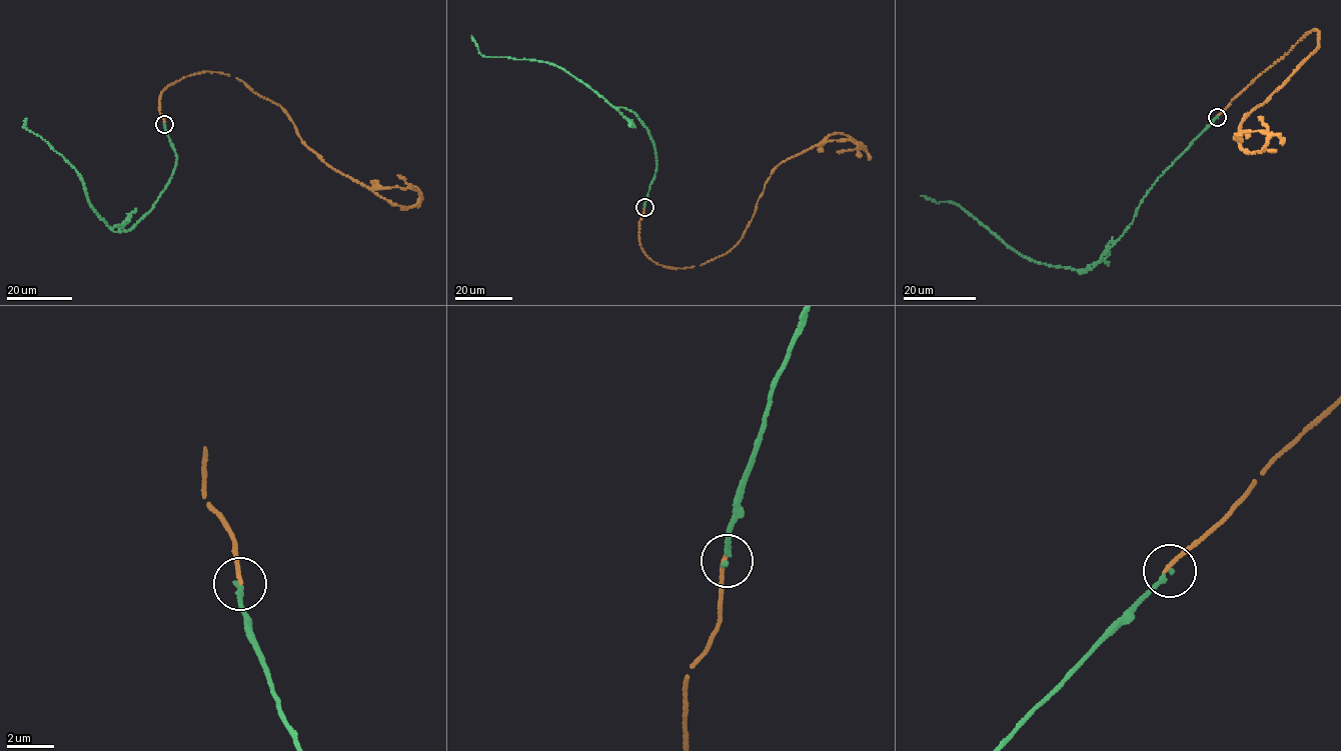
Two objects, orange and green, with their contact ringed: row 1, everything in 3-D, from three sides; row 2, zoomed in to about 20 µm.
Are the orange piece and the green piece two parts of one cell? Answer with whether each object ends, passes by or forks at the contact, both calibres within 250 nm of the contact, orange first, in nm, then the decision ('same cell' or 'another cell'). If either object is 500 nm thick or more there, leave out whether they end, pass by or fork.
orange ends there; green ends there; 160 nm thick on the orange side, 200 nm on the other; another cell

